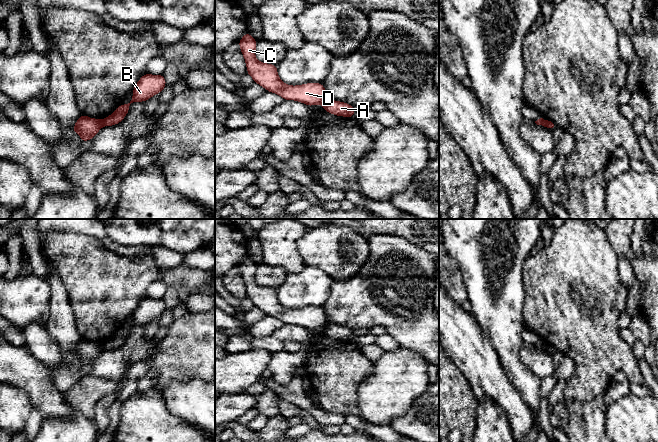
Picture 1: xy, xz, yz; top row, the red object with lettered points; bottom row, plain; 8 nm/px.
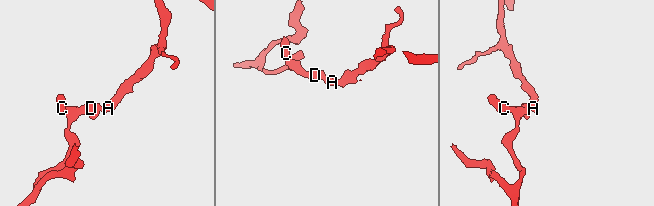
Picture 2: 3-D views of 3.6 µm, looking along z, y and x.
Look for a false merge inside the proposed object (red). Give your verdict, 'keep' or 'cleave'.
cleave

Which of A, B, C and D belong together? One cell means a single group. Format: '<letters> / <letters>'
A B / C D

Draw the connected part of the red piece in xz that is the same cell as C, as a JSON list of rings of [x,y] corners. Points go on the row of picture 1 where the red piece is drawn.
[[[247,32],[238,42],[244,56],[247,74],[255,83],[264,87],[268,92],[280,95],[284,100],[295,100],[309,107],[324,104],[327,93],[322,83],[306,83],[291,86],[283,83],[277,73],[277,66],[259,62],[255,58],[257,41]]]

